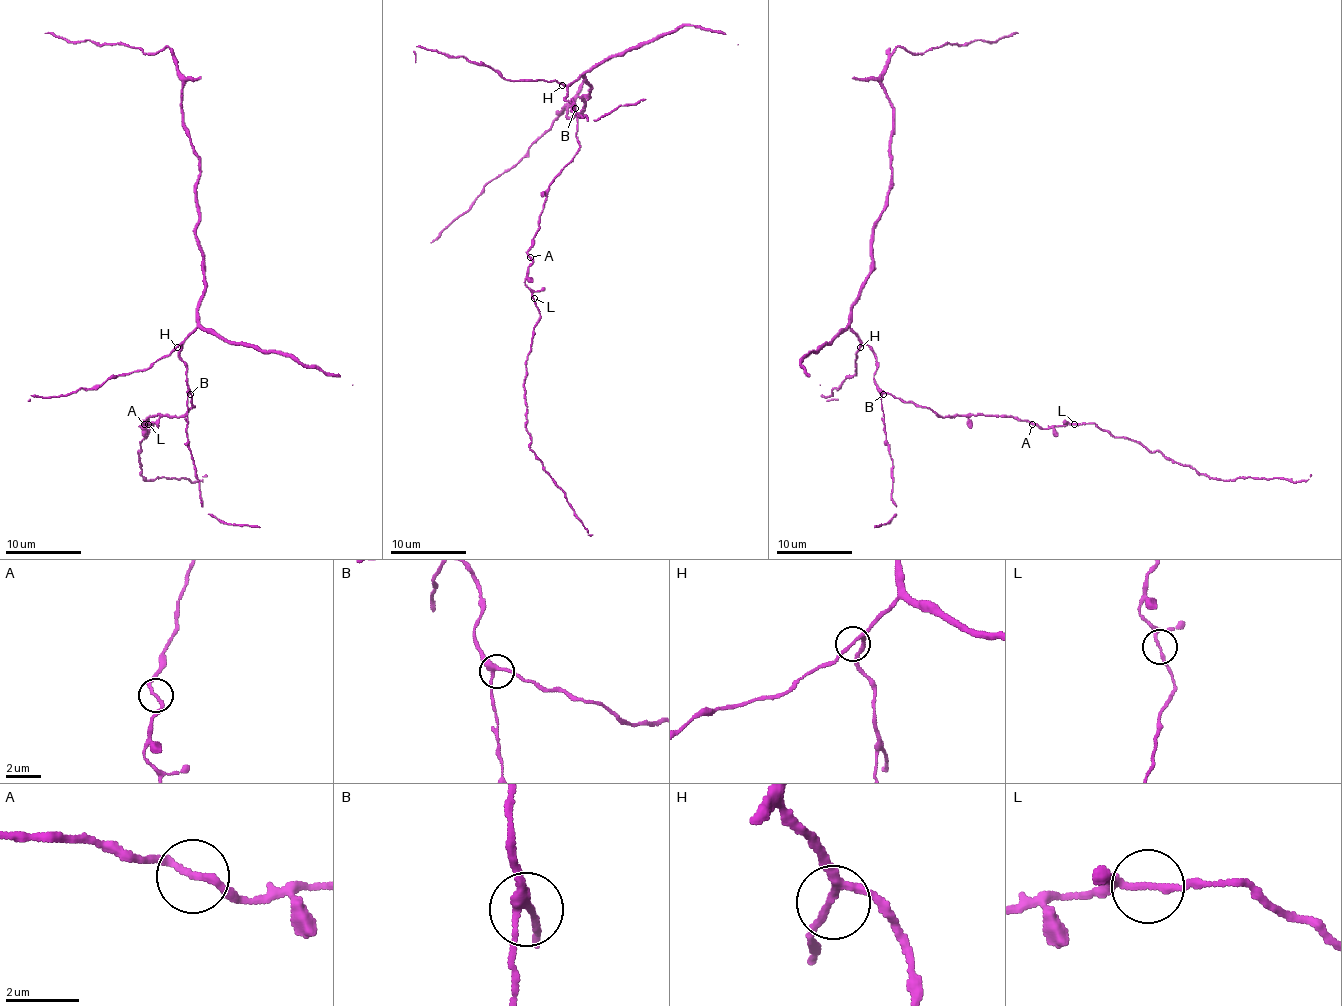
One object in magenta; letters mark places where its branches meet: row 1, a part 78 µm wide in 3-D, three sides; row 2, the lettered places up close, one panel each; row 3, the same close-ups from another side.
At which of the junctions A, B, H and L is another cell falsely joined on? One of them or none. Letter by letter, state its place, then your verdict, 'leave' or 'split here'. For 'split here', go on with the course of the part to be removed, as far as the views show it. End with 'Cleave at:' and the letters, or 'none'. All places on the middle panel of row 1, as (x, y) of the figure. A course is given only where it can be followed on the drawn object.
A: (530, 257) | leave
B: (575, 108) | leave
H: (562, 85) | leave
L: (534, 298) | leave
Cleave at: none

